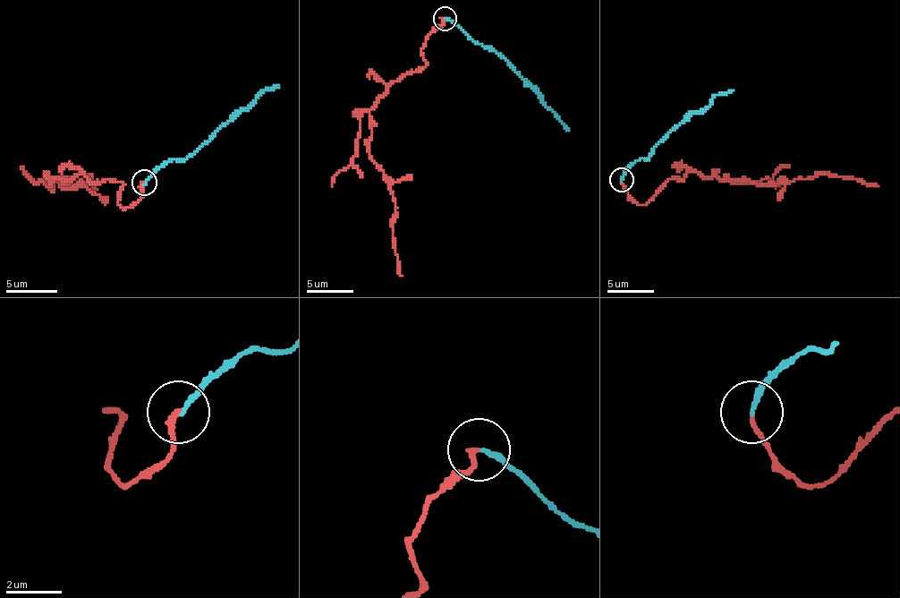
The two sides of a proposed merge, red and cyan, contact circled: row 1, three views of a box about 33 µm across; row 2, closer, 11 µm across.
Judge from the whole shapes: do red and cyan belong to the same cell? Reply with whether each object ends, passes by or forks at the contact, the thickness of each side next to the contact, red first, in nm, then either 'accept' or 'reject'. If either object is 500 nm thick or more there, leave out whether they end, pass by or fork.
red ends there; cyan ends there; 170 nm thick on the red side, 170 nm on the other; reject

